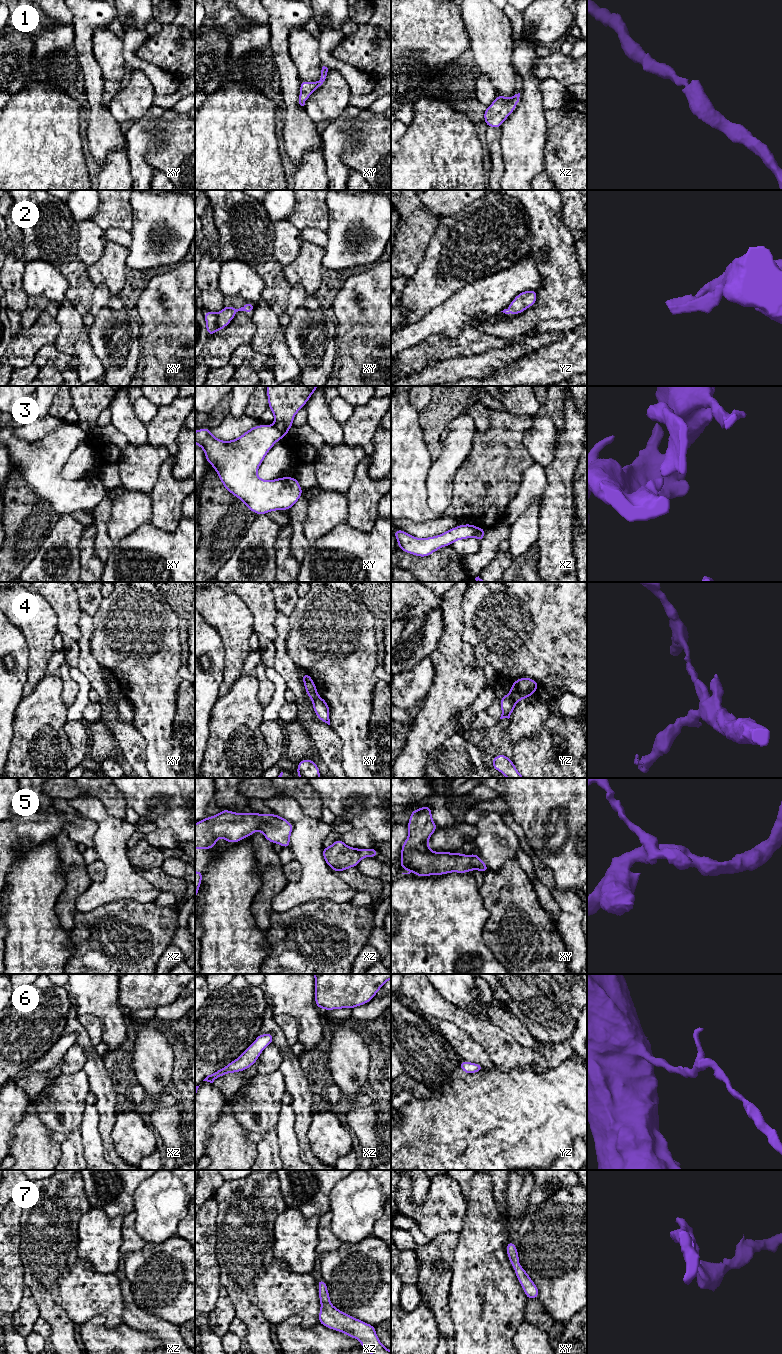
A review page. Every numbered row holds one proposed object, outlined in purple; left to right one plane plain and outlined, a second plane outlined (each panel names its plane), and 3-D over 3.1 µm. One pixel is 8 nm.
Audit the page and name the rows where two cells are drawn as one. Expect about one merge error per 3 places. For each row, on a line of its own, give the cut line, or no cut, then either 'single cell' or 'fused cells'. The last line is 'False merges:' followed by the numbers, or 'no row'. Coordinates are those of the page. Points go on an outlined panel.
1: cut none; single cell
2: cut none; single cell
3: cut xy (273, 425), (285, 435); fused cells
4: cut yz (509, 694), (516, 702); fused cells
5: cut none; single cell
6: cut none; single cell
7: cut none; single cell
False merges: 3, 4

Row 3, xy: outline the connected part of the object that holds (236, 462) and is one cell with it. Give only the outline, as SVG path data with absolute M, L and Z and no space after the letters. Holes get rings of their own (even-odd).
M274 425L254 426L231 441L222 441L214 437L210 428L195 431L195 443L204 450L207 463L213 466L225 489L257 515L268 514L270 511L290 510L302 496L303 489L296 477L263 480L257 475L258 468L269 450L284 437L285 435Z

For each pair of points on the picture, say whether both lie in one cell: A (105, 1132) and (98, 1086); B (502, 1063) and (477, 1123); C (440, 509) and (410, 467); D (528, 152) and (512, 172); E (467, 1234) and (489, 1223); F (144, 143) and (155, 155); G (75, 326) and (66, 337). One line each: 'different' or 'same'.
A: same
B: different
C: different
D: same
E: same
F: different
G: same

